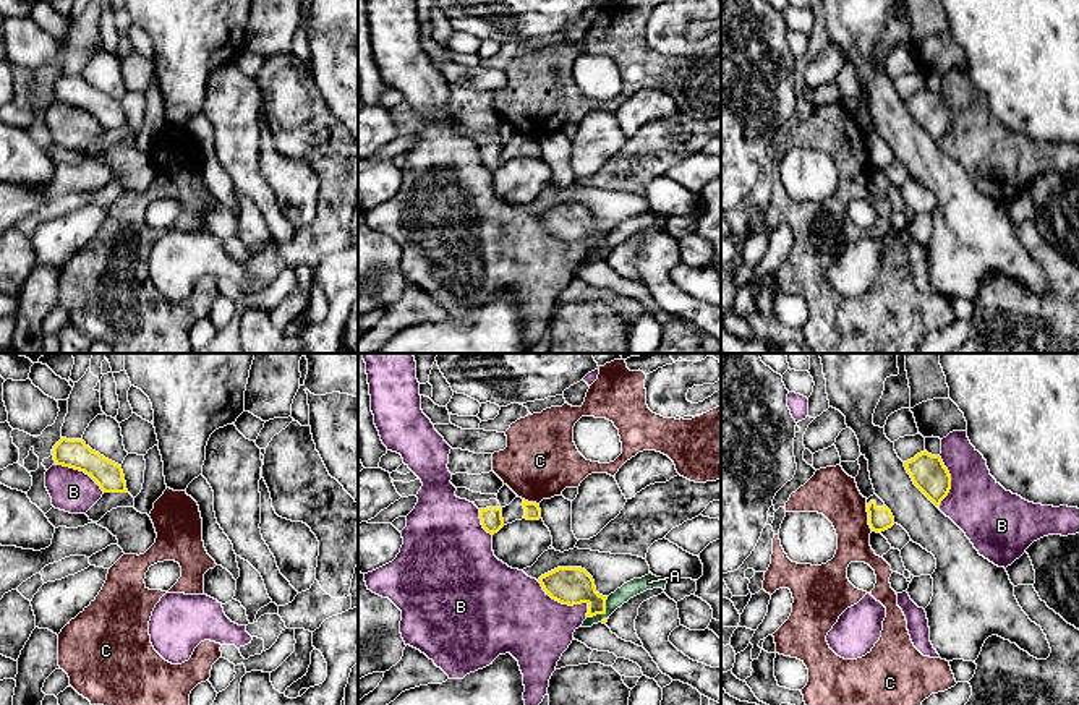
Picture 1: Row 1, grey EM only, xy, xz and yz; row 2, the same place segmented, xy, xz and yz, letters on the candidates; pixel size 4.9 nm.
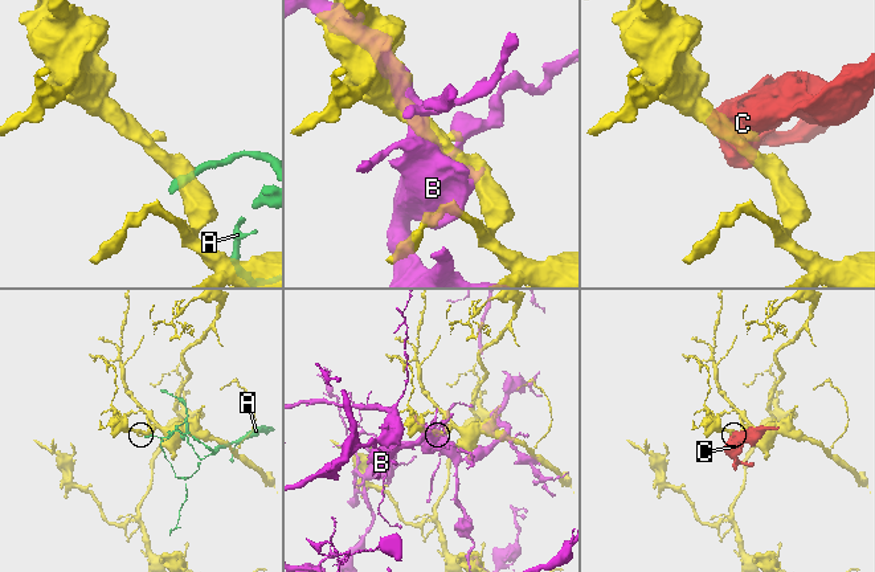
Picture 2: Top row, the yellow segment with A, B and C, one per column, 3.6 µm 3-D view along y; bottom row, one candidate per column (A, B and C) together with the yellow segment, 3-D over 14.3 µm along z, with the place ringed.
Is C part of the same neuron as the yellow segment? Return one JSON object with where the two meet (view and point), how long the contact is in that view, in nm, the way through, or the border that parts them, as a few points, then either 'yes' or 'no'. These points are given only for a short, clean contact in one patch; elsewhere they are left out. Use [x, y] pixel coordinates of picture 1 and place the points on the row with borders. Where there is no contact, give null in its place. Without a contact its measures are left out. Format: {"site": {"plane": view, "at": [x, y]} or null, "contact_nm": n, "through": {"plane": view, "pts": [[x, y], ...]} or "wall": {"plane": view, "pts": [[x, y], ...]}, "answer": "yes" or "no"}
{"site": {"plane": "yz", "at": [869, 519]}, "contact_nm": 130, "wall": {"plane": "yz", "pts": [[865, 506], [872, 530]]}, "answer": "no"}

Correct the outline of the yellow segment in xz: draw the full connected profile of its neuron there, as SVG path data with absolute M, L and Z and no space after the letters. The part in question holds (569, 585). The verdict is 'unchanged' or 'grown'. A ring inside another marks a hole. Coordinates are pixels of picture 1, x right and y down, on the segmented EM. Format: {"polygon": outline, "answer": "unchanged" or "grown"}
{"polygon": "M557 567L538 579L546 595L562 605L588 605L586 617L606 614L606 600L596 592L593 577L582 567Z", "answer": "unchanged"}

